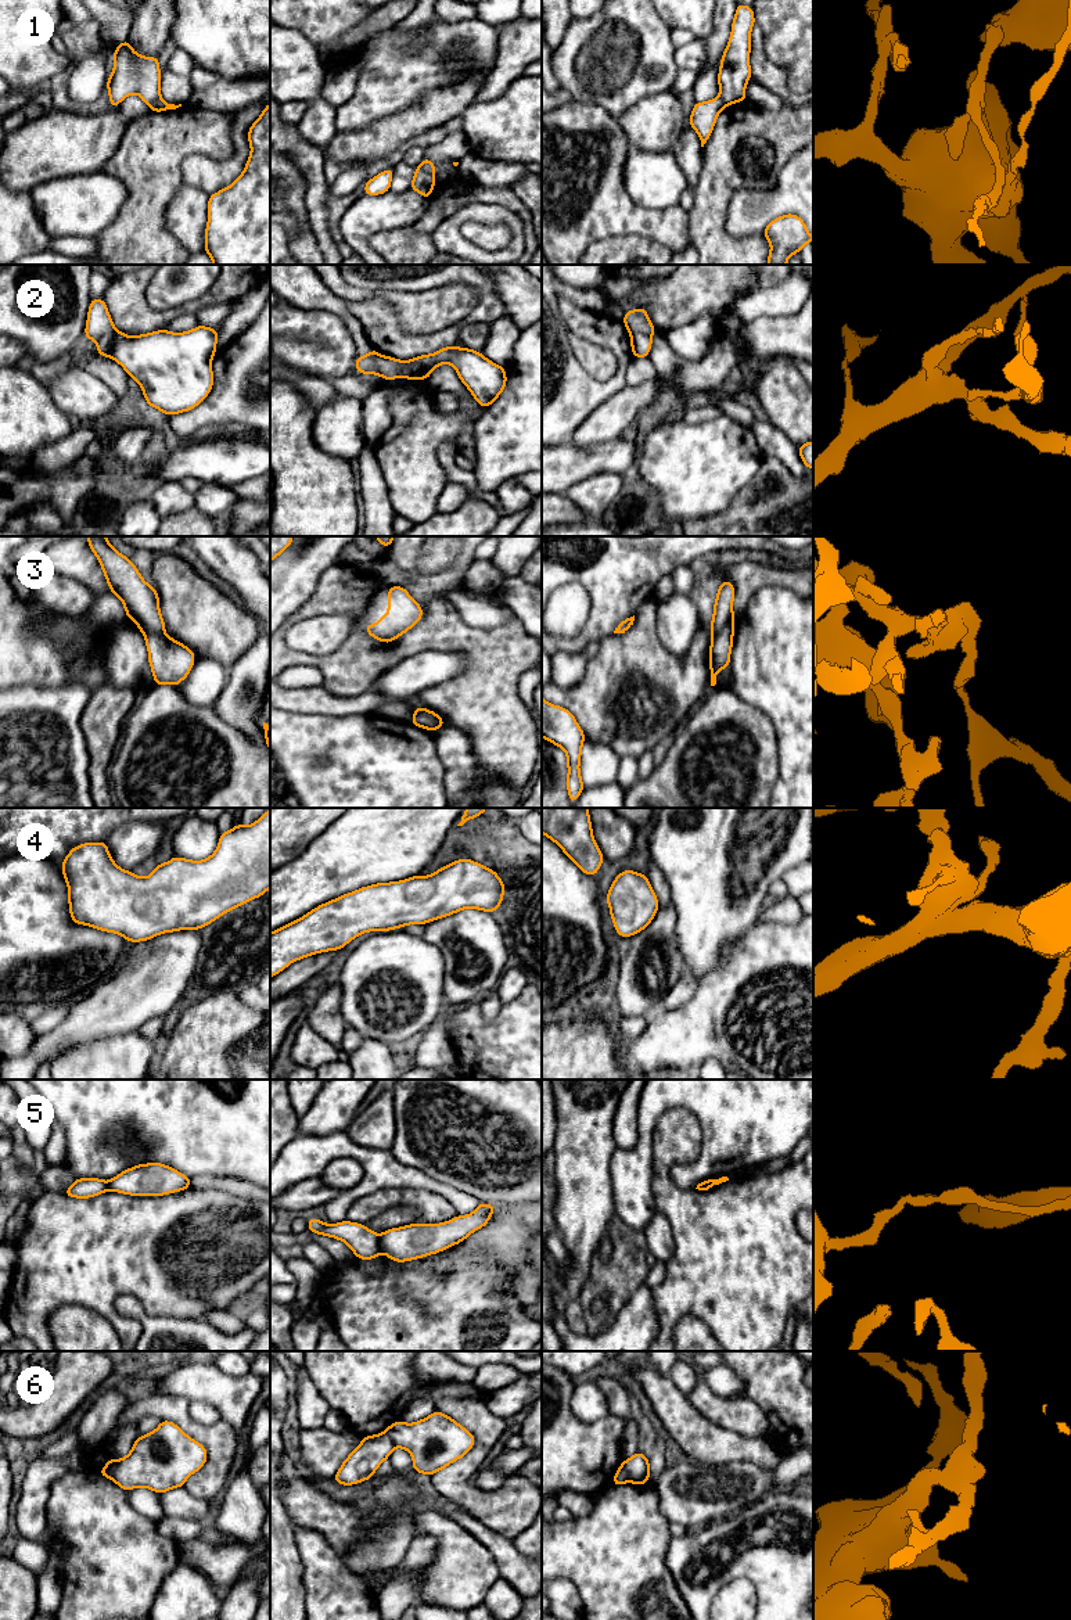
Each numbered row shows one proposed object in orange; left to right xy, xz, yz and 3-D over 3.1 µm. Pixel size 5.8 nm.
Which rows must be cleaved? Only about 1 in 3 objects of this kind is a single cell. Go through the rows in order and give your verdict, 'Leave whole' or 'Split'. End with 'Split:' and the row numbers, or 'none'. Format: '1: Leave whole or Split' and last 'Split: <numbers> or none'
1: Split
2: Split
3: Split
4: Leave whole
5: Split
6: Split
Split: 1, 2, 3, 5, 6

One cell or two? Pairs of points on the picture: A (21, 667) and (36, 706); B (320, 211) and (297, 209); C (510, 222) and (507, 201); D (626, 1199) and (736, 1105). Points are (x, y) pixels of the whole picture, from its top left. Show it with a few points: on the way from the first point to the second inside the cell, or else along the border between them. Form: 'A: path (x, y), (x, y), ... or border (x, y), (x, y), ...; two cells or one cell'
A: border (14, 685), (60, 686); two cells
B: border (302, 178), (306, 219), (316, 240); two cells
C: border (477, 200), (511, 209), (520, 218), (525, 236); two cells
D: path (640, 1157), (647, 1119), (668, 1098), (694, 1098); one cell

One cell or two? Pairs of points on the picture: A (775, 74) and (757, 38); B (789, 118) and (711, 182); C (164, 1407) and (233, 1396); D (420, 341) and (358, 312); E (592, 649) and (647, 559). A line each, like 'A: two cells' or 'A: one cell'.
A: one cell
B: one cell
C: two cells
D: one cell
E: two cells

